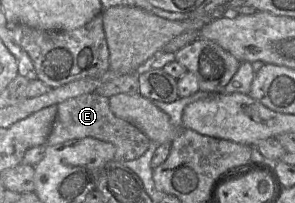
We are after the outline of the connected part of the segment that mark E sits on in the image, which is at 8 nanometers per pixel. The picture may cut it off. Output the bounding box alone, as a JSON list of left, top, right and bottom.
[46,93,151,162]

